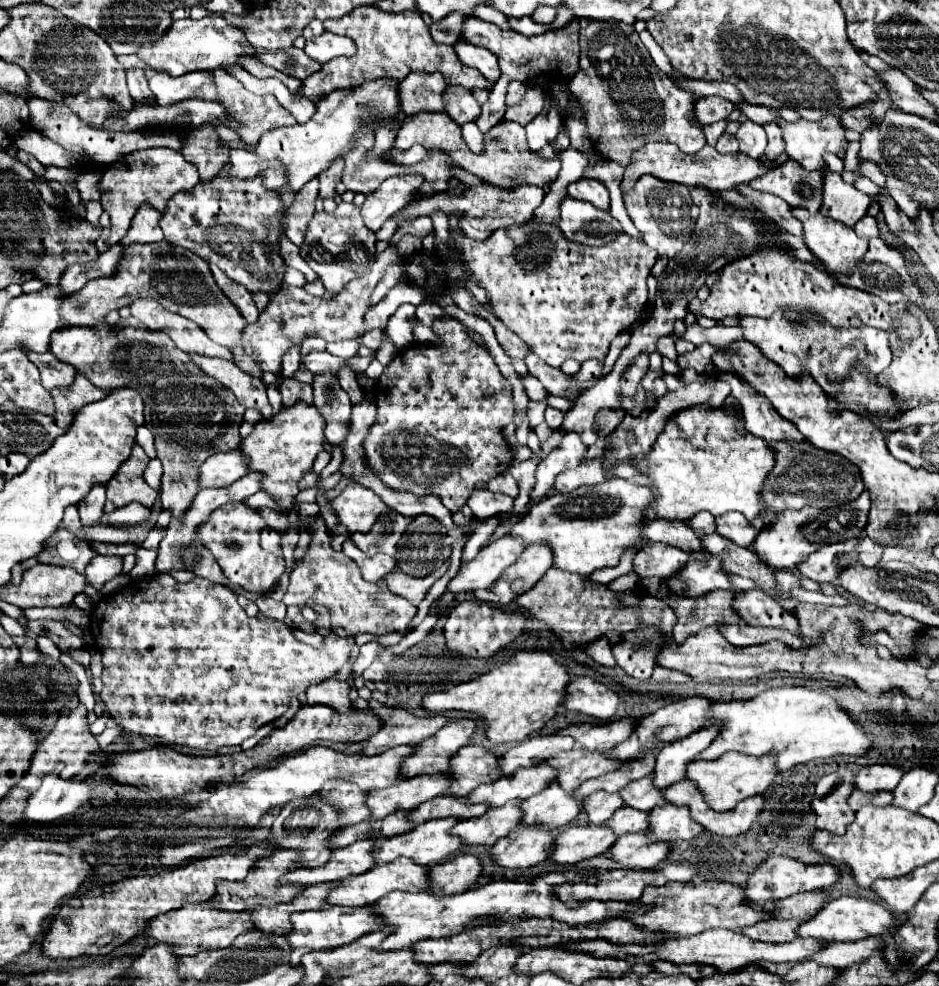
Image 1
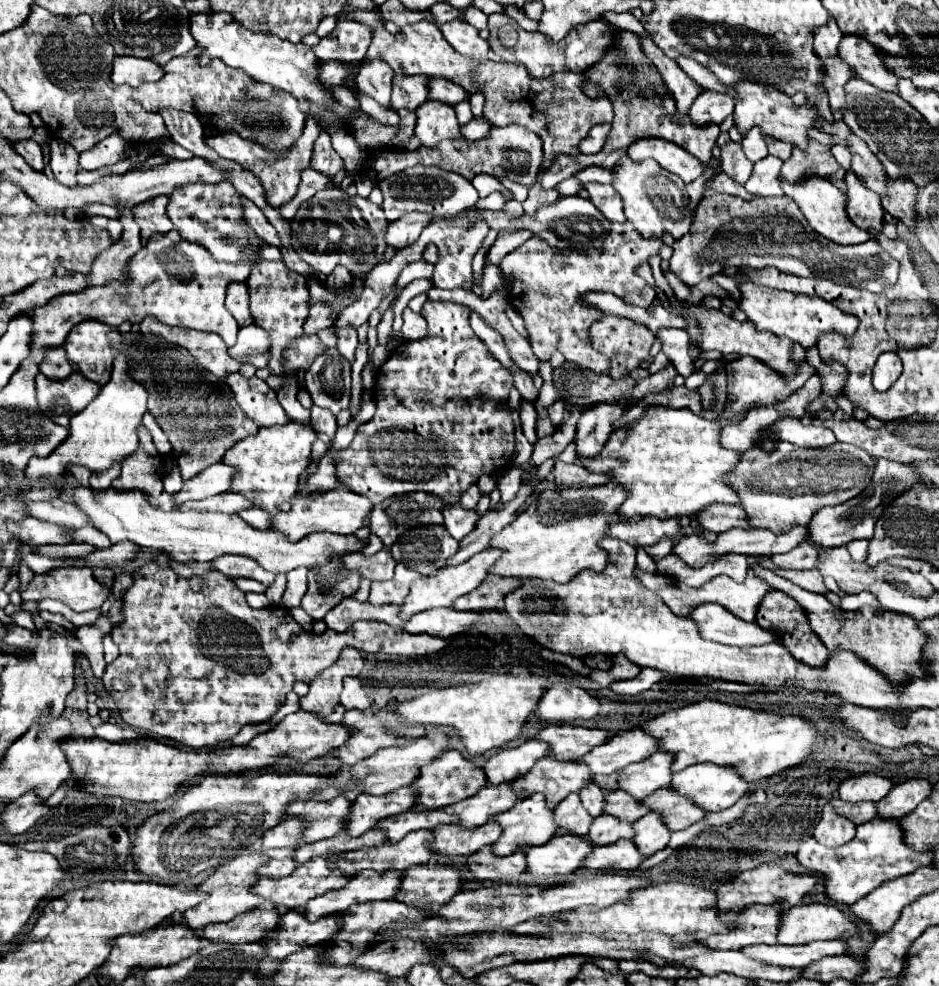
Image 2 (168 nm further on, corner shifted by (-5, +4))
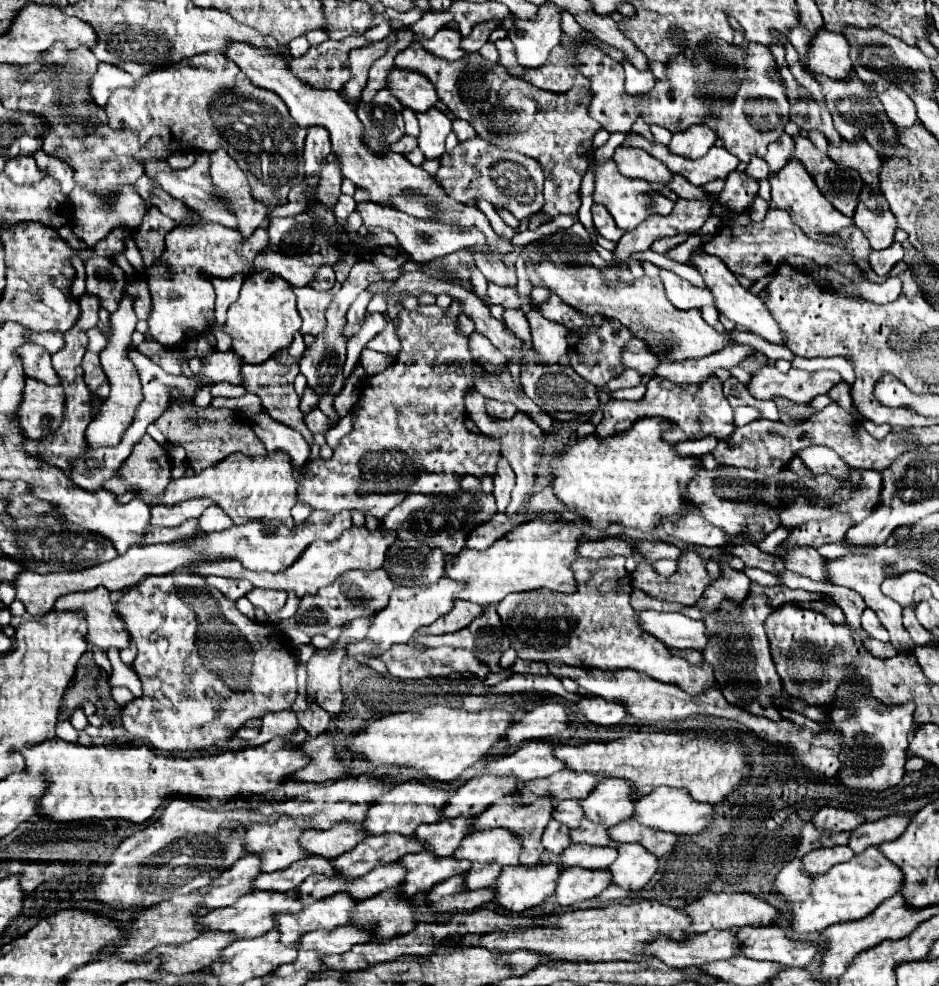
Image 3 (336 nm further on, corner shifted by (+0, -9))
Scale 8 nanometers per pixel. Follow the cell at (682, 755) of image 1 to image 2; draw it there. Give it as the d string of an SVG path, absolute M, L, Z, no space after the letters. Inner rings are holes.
M657 751L649 759L631 763L619 773L619 789L631 793L635 799L645 799L653 791L671 785L673 753Z

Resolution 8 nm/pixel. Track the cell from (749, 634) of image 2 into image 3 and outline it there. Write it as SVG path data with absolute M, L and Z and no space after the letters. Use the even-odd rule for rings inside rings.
M636 612L636 622L640 630L654 634L660 642L672 648L706 648L706 632L700 620L692 620L680 612Z

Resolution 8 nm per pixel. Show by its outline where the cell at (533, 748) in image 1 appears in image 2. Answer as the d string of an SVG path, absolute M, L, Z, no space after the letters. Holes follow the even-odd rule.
M529 739L521 747L515 749L503 749L497 755L493 755L485 763L485 773L489 783L505 783L517 777L523 777L525 773L531 771L535 761L543 755L549 753L549 745L539 739Z

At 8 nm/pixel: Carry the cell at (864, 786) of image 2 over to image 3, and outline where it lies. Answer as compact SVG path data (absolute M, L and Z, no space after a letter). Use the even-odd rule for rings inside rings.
M824 806L812 816L810 822L816 826L818 832L836 834L836 832L850 832L850 830L854 830L856 826L860 826L864 822L864 818L858 816L856 812L850 812L850 810Z

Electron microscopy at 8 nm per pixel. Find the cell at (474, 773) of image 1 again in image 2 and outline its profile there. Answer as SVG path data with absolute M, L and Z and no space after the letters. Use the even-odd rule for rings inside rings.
M445 751L431 765L425 765L421 769L421 777L413 785L419 789L419 807L437 809L475 795L479 787L487 785L487 777L483 773L483 767L479 767L473 759L463 757L459 751Z

